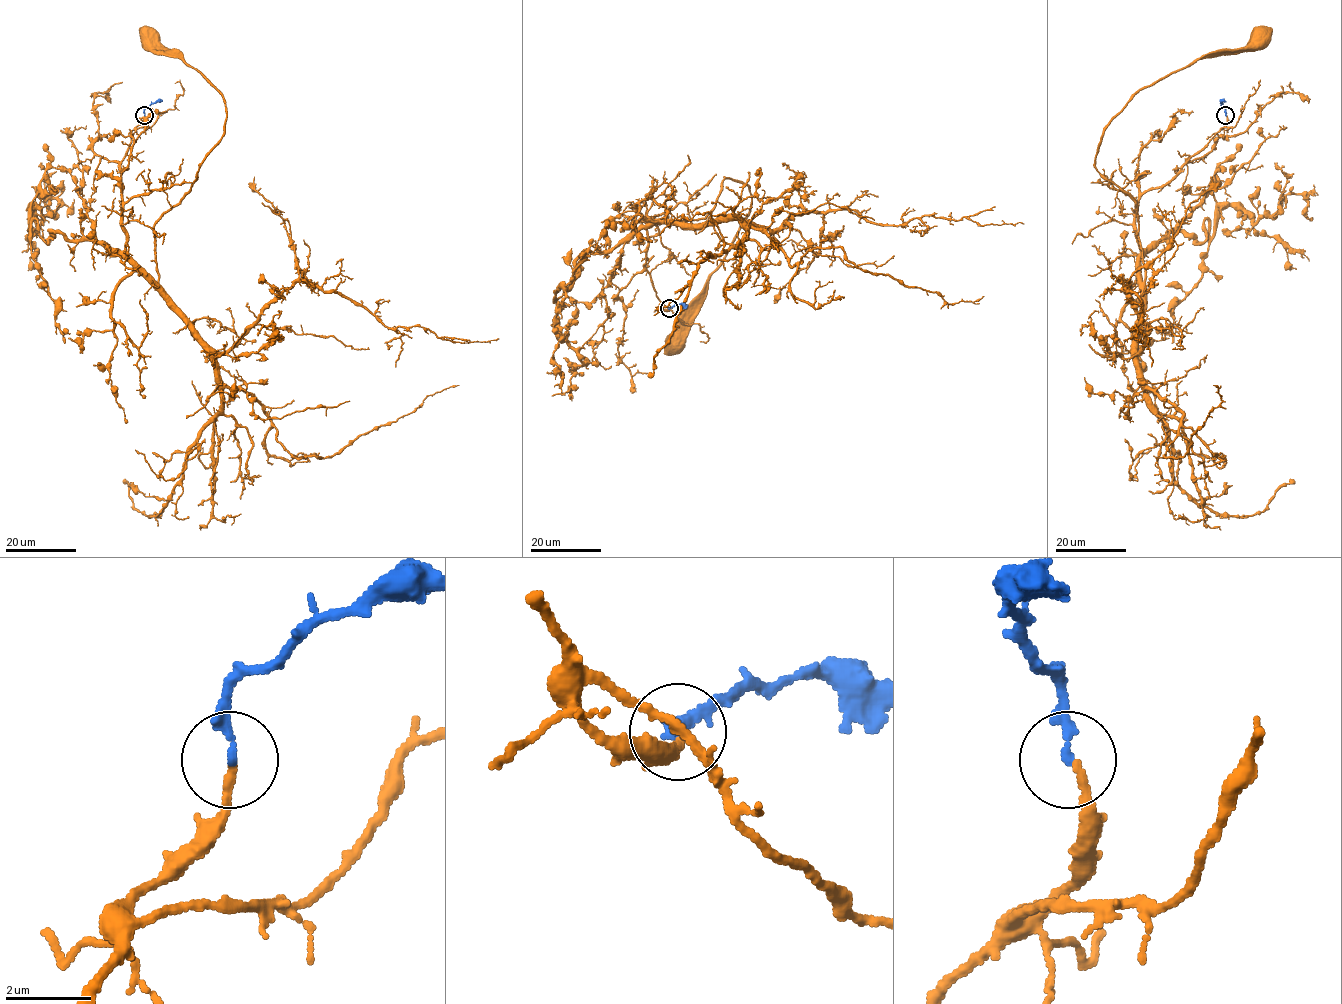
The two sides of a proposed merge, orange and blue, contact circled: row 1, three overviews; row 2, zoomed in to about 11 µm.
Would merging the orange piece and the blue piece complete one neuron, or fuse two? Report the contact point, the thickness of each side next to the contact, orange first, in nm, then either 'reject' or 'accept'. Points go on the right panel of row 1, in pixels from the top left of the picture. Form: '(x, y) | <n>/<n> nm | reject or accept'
(1225, 115) | 190/200 nm | accept

